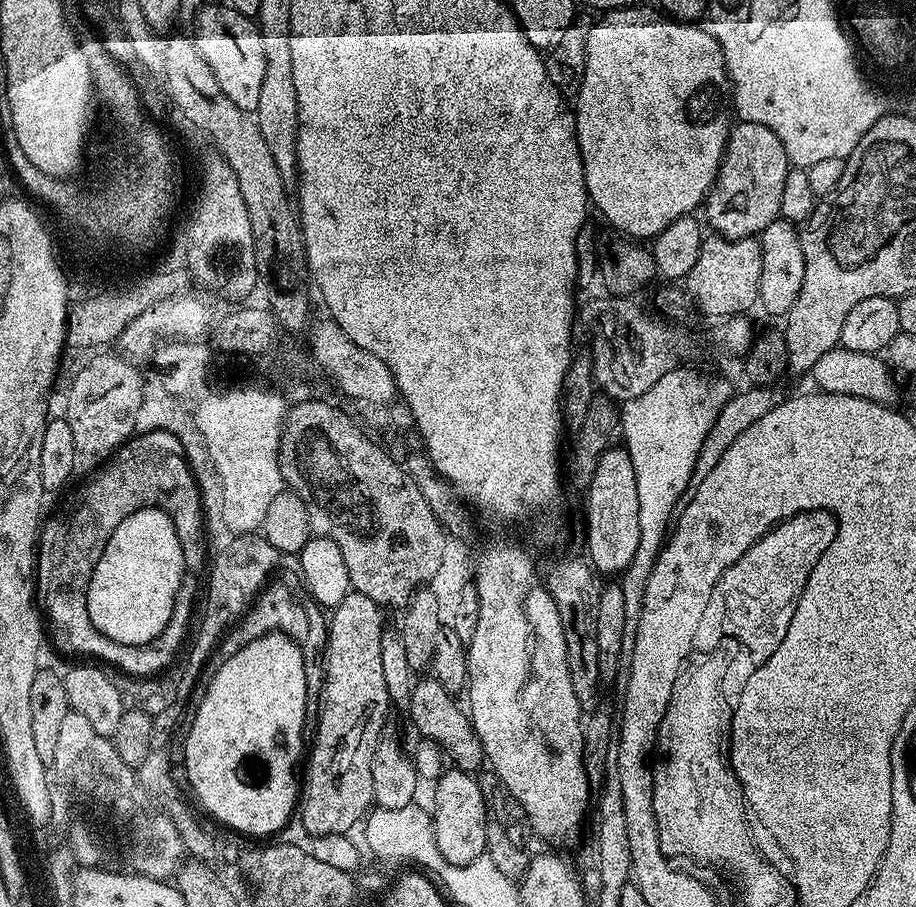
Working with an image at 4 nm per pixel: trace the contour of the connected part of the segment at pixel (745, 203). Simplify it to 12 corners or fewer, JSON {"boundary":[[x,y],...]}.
{"boundary":[[758,122],[728,133],[702,212],[728,240],[780,216],[790,165]]}

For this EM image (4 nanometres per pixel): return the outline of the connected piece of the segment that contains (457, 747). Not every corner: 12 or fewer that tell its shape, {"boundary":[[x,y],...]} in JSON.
{"boundary":[[435,678],[417,679],[407,713],[461,772],[486,757],[469,713]]}

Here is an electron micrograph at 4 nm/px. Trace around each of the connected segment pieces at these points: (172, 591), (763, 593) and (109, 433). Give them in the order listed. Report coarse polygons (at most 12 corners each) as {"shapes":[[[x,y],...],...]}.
{"shapes":[[[126,517],[90,578],[90,622],[150,644],[185,577],[174,522]],[[827,510],[771,528],[707,593],[701,629],[726,623],[725,601],[756,600],[760,636],[786,638],[818,558],[834,542]],[[96,357],[68,388],[81,457],[115,453],[134,432],[145,373]]]}

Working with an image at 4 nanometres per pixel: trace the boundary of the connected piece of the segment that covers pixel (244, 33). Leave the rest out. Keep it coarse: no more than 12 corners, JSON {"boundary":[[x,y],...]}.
{"boundary":[[227,3],[196,16],[194,41],[230,101],[255,113],[266,50]]}

